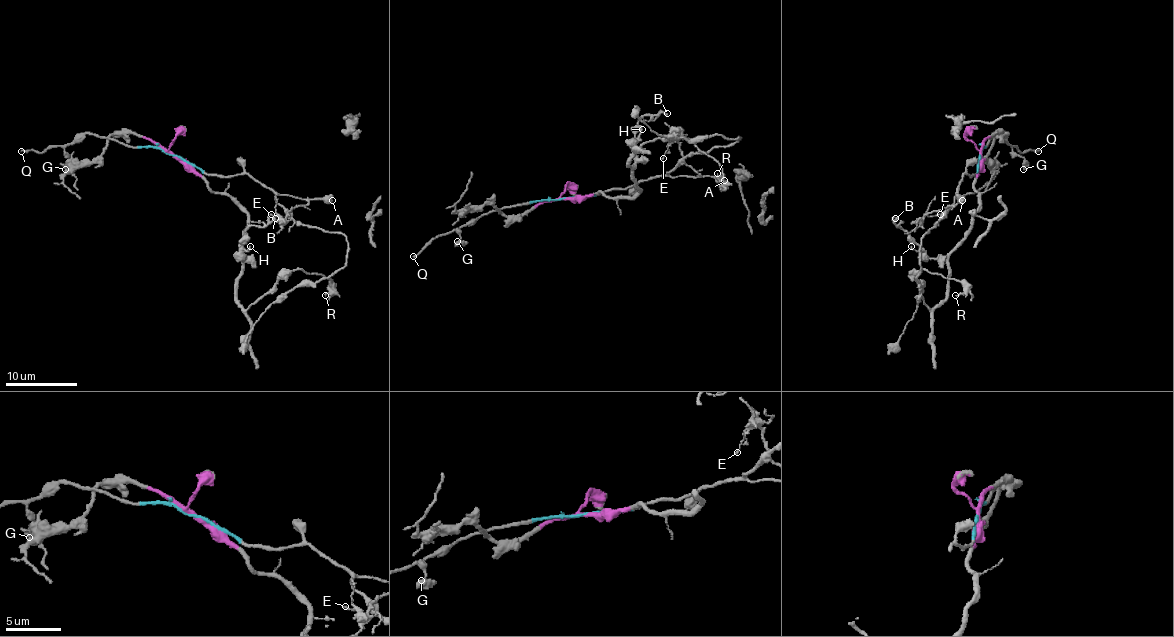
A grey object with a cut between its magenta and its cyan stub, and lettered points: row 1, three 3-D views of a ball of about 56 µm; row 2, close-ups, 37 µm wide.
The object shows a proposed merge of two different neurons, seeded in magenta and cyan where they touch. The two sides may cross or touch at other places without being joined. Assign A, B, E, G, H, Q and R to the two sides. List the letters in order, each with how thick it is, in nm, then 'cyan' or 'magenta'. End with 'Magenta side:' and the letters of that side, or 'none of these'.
A: 650 nm thick; cyan
B: 240 nm thick; magenta
E: 120 nm thick; cyan
G: 600 nm thick; cyan
H: 150 nm thick; magenta
Q: 200 nm thick; cyan
R: 150 nm thick; magenta
Magenta side: B, H, R

